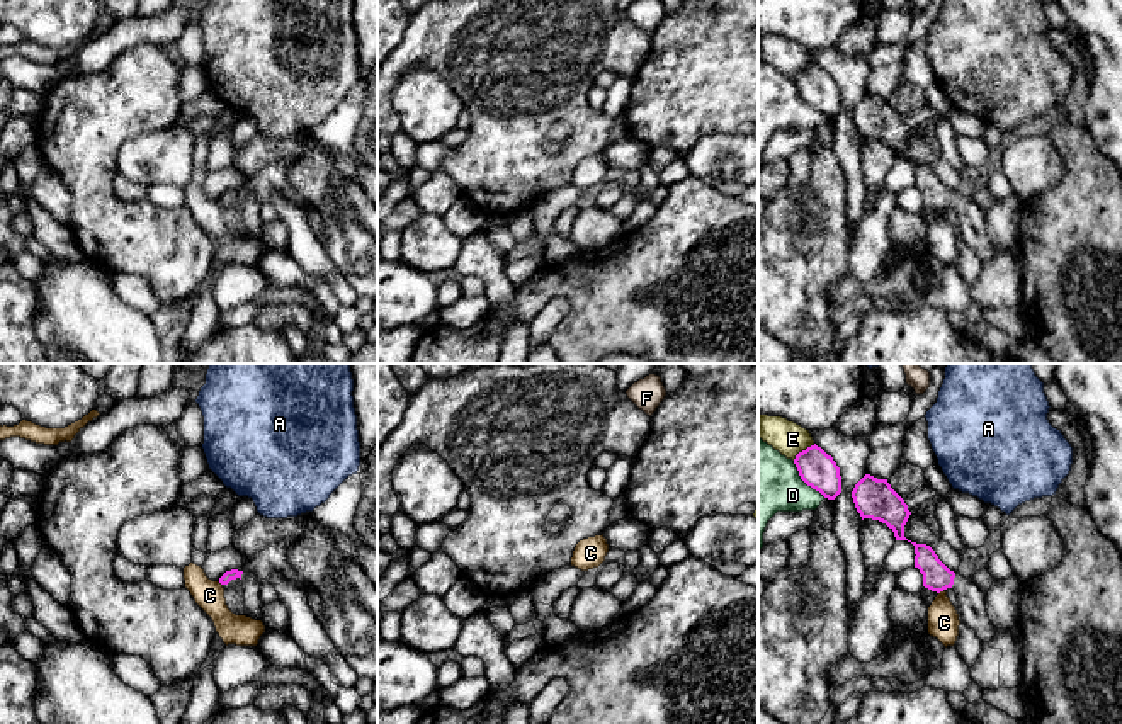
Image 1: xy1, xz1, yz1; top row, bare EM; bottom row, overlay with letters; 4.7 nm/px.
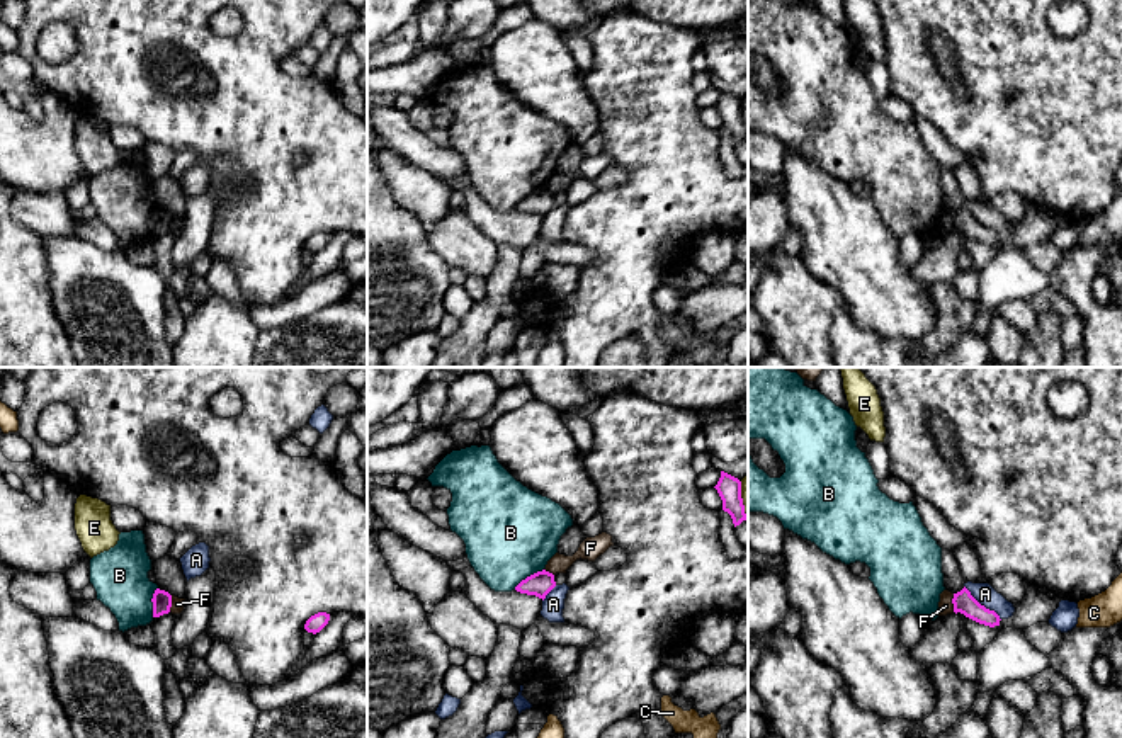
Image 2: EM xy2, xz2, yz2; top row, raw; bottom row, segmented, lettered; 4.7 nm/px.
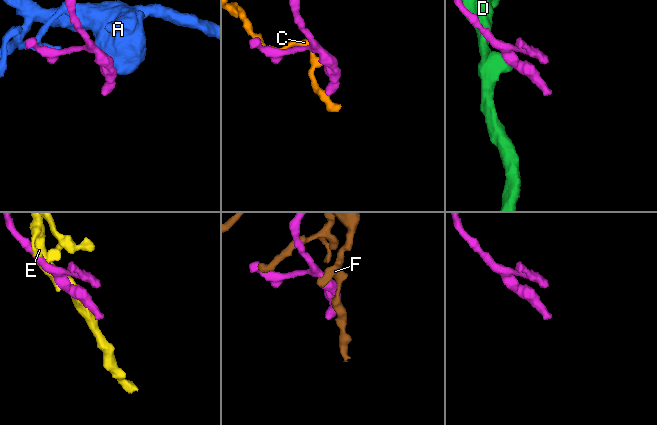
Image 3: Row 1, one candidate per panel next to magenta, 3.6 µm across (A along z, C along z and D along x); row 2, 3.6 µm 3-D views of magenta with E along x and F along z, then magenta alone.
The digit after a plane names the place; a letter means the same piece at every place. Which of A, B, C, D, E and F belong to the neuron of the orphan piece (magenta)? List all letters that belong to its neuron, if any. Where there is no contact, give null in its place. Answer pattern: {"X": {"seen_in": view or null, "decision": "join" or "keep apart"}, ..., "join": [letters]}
{"A": {"seen_in": "yz2", "decision": "keep apart"}, "B": {"seen_in": "xz2", "decision": "keep apart"}, "C": {"seen_in": "yz1", "decision": "keep apart"}, "D": {"seen_in": "yz1", "decision": "keep apart"}, "E": {"seen_in": "yz1", "decision": "keep apart"}, "F": {"seen_in": "yz2", "decision": "keep apart"}, "join": []}

